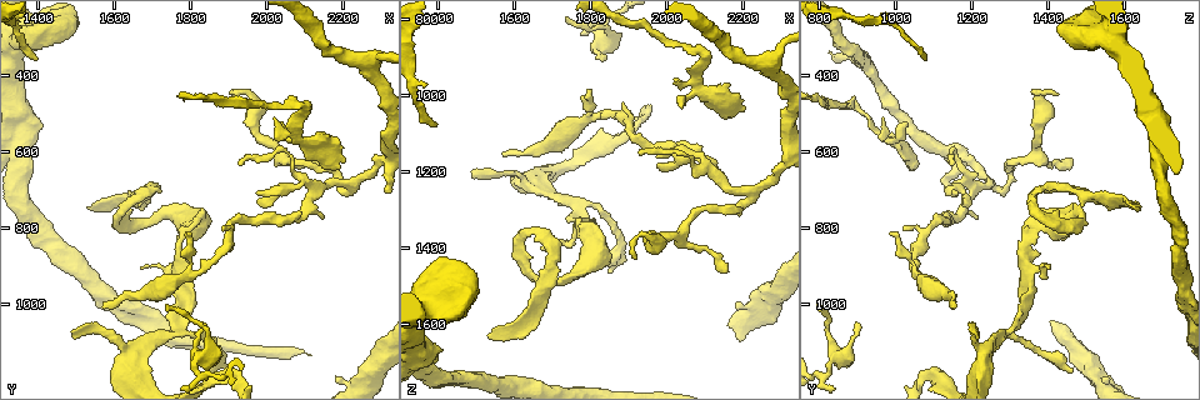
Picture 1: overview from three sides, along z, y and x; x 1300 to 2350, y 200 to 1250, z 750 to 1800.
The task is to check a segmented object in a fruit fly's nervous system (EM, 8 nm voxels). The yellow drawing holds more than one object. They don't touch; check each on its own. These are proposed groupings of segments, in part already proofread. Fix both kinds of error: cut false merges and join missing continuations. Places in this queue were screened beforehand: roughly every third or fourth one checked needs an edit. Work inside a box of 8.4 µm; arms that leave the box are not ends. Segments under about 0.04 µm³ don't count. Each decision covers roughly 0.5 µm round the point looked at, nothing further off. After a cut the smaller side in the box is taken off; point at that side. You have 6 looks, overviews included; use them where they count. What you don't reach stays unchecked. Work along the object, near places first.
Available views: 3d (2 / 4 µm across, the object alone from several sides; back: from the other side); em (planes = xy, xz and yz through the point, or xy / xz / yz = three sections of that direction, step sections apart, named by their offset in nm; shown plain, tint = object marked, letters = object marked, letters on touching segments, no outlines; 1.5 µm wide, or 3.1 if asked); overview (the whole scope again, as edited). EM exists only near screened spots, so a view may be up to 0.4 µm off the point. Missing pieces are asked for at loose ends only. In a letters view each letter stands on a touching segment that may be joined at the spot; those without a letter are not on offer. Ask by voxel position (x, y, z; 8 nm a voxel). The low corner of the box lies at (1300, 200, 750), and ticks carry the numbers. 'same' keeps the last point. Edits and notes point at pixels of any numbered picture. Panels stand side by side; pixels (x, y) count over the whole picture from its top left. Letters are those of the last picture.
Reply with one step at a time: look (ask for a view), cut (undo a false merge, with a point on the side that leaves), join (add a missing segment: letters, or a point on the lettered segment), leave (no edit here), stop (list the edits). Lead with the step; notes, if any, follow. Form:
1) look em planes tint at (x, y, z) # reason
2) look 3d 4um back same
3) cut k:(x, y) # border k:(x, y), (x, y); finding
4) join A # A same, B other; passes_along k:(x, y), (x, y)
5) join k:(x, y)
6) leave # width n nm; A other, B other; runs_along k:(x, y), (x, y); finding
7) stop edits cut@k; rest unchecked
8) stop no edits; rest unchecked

look em xz step 8 tint at (1400, 555, 1695) # an open end

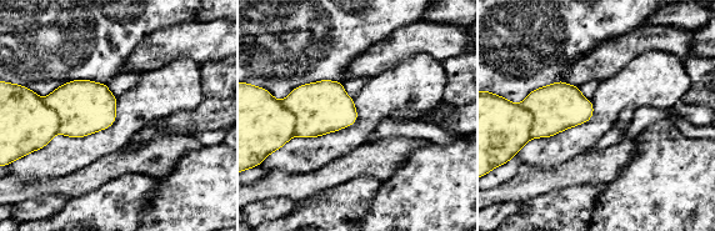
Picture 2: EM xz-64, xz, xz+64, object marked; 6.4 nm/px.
look em planes letters same

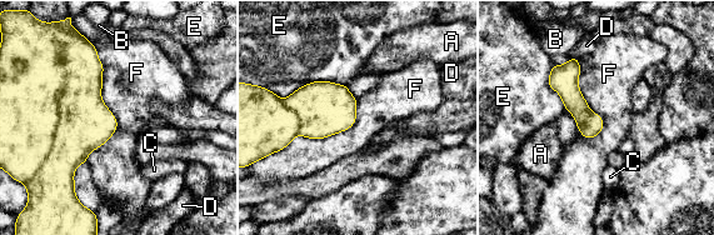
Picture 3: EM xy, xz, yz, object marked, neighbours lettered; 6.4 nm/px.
leave # A other, B other, C other, D other, E other, F other; border 3:(88, 40), (116, 129), (85, 163); none of them fits

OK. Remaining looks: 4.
look 3d 4um at (1405, 280, 1430) # thick end

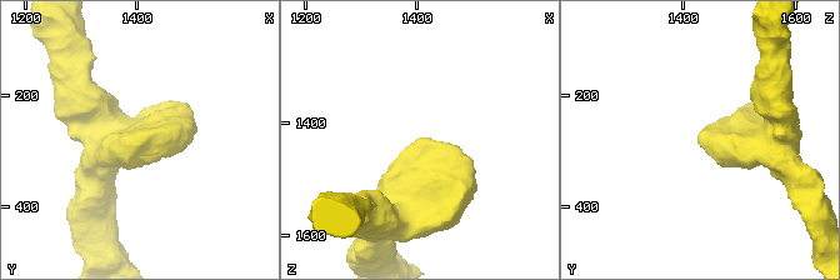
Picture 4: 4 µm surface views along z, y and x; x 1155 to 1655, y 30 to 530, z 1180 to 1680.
look em xy step 4 letters at (1400, 275, 1430) # need the tissue

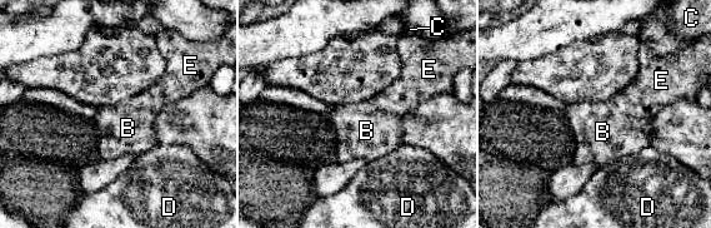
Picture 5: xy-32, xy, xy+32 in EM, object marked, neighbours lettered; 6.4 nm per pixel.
look em planes letters same

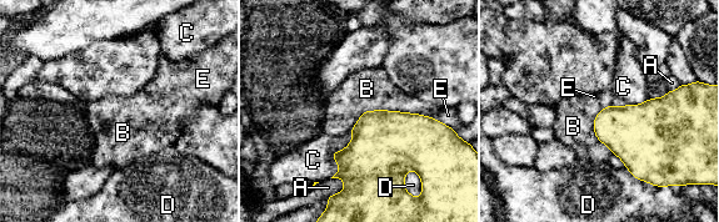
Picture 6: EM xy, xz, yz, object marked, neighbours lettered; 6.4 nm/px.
leave # A other, B other, C other, D other, E other; border 6:(598, 111), (594, 135), (613, 154); none of them fits

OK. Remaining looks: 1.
stop no edits; rest unchecked

